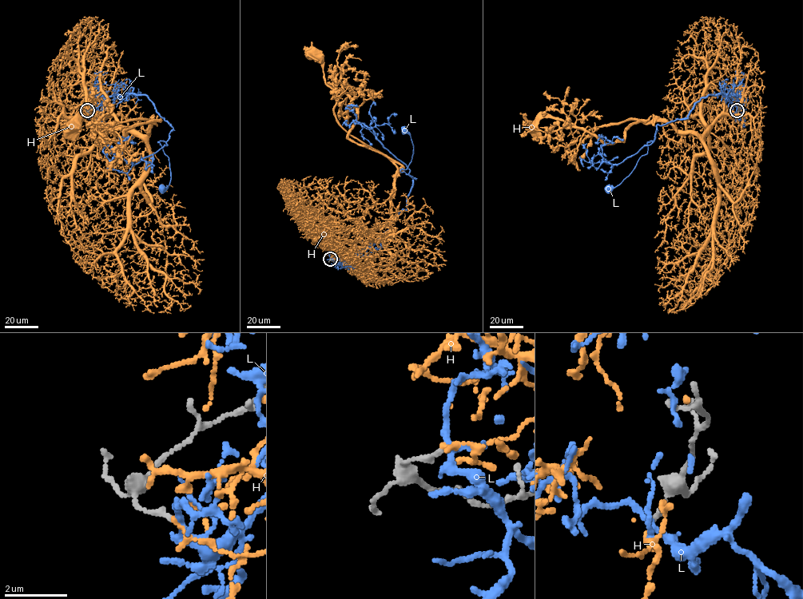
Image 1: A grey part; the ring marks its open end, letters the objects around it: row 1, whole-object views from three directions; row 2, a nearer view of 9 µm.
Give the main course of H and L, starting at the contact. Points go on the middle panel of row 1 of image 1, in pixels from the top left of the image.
H: (331, 259), (390, 216), (397, 168), (341, 126), (336, 94), (311, 51)
L: (332, 259), (339, 263), (365, 251), (407, 208), (415, 178), (400, 172), (413, 152), (403, 128)

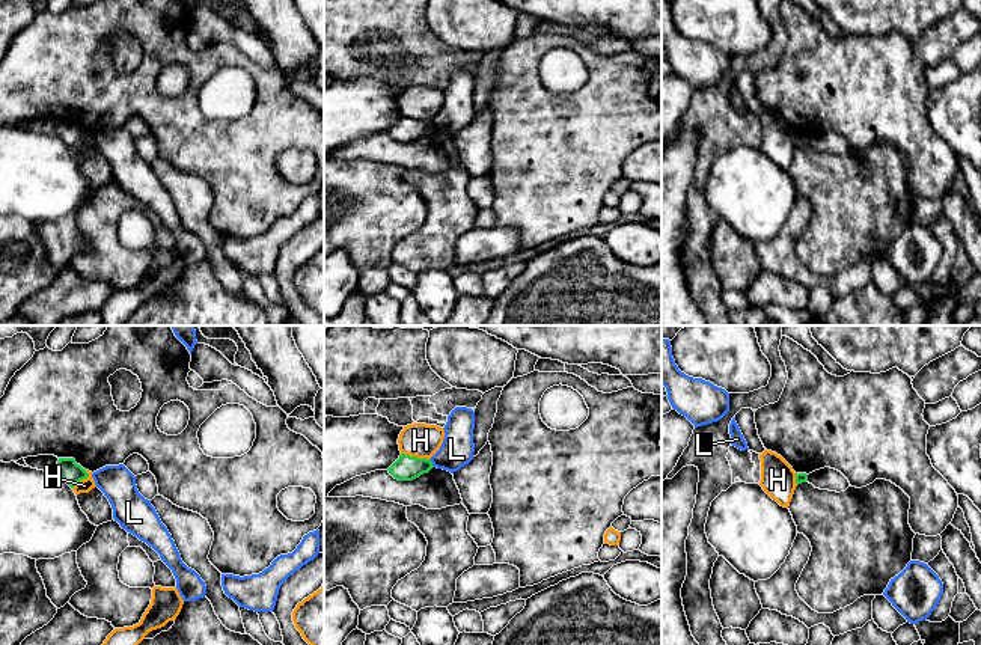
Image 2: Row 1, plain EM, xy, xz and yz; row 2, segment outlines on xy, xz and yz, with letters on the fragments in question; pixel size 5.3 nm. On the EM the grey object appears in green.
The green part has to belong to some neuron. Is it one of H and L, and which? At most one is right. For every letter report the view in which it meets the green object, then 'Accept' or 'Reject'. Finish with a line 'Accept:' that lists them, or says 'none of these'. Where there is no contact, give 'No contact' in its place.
H: Touches green in xz. Reject
L: Touches green in xz. Reject
Accept: none of these

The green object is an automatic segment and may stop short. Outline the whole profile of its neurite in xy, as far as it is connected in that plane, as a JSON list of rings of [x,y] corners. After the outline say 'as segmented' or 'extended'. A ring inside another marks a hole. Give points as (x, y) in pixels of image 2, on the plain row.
[[[59,121],[56,137],[59,137],[71,151],[74,151],[77,145],[89,140],[86,131],[77,127],[74,121]]]; as segmented

